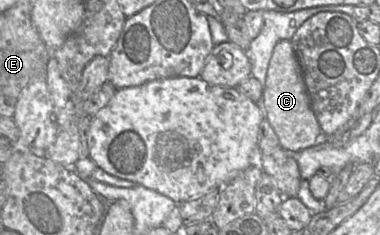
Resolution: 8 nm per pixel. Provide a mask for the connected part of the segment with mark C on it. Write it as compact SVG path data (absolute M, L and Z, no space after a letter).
M280 40L274 47L263 90L264 117L267 118L284 150L301 151L315 145L325 135L310 106L301 67L291 40Z

